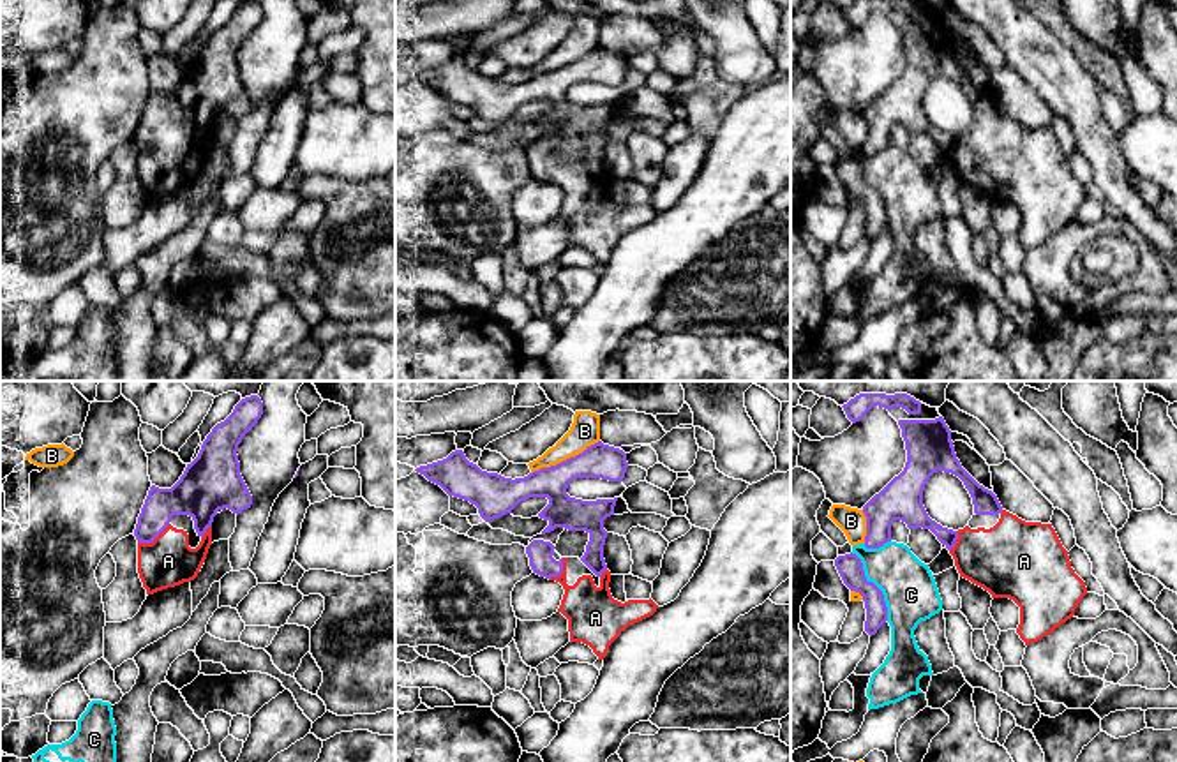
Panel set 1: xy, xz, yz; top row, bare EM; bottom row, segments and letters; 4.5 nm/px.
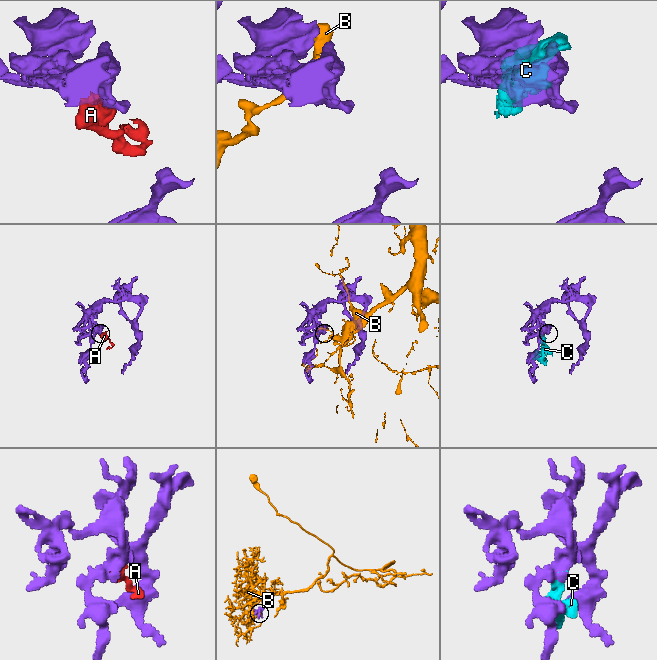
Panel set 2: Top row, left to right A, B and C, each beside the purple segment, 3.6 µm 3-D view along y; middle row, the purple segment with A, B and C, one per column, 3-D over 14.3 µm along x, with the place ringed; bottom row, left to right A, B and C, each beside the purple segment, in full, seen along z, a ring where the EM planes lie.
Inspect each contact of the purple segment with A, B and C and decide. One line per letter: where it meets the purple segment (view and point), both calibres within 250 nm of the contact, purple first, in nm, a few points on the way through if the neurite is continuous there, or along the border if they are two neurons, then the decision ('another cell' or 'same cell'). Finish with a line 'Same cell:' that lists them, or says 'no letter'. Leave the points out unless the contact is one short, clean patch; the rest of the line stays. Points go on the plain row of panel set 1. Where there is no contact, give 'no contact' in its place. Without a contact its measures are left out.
A: contact xy (154, 143); calibres 180 and 240 nm; way xy (189, 101), (154, 129), (154, 143), (168, 166); same cell
B: contact xz (567, 64); calibres 160 and 140 nm; another cell
C: contact yz (874, 189); calibres 120 and 240 nm; another cell
Same cell: A

